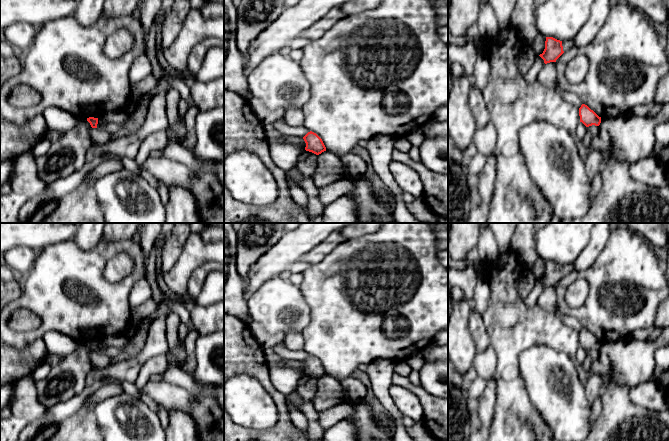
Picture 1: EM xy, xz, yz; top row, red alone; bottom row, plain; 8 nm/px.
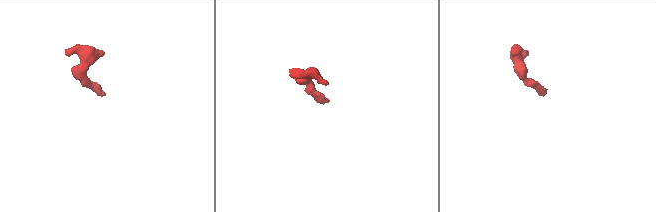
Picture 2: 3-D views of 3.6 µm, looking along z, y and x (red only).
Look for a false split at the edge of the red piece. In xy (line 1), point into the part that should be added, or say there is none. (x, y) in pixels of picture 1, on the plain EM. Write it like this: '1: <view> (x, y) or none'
1: none

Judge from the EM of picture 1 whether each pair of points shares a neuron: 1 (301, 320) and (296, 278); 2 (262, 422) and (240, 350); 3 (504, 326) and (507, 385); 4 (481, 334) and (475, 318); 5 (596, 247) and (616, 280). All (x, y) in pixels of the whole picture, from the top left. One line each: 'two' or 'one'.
1: two
2: two
3: one
4: one
5: two

